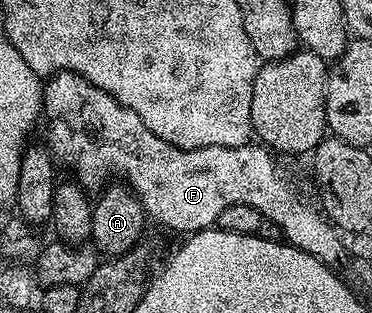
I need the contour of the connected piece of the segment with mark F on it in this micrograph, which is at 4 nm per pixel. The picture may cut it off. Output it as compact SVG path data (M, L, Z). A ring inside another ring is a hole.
M56 72L44 83L41 116L45 124L47 120L47 148L60 165L63 163L65 167L75 171L74 179L84 189L99 190L112 178L122 178L141 202L148 221L156 220L175 232L183 232L182 234L194 234L212 227L223 211L240 204L259 212L262 219L276 223L283 231L286 243L325 265L335 266L343 252L345 256L345 240L339 229L314 203L311 205L309 201L303 200L302 194L295 189L294 182L287 177L286 170L274 160L276 157L258 143L178 148L165 142L165 138L157 138L157 134L153 134L153 130L149 130L149 126L145 126L145 122L137 118L133 109L121 106L117 98L93 86L93 82L89 82L84 76L78 76L76 72Z

